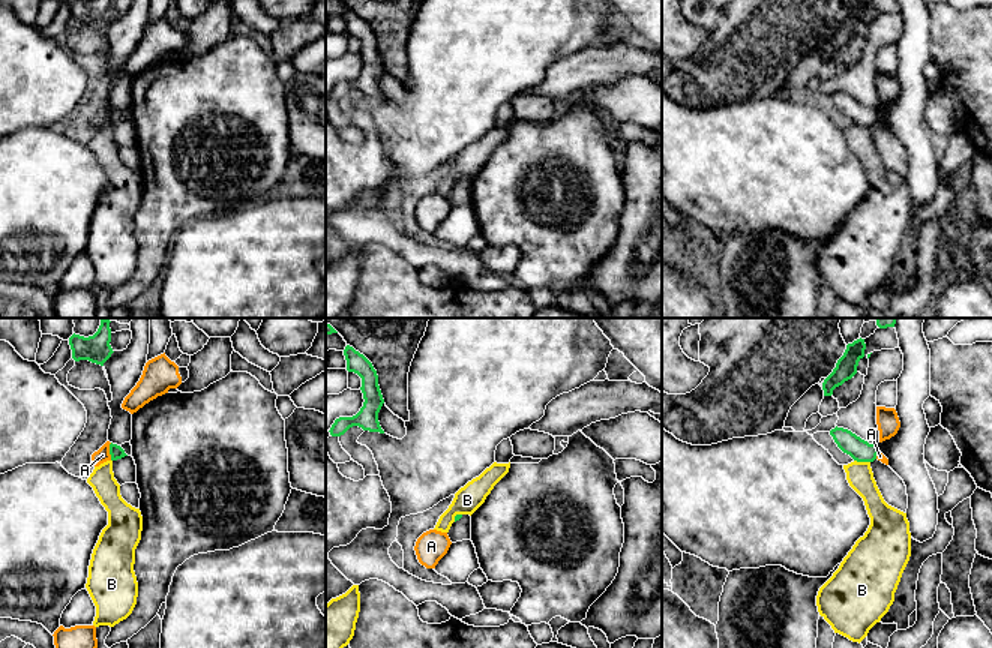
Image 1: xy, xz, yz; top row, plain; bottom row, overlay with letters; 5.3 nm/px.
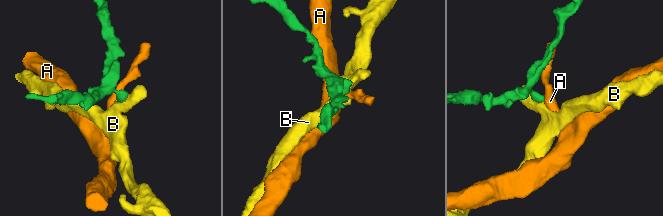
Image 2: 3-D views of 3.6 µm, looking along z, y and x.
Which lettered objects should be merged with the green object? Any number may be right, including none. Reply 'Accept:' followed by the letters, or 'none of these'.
Accept: none of these

